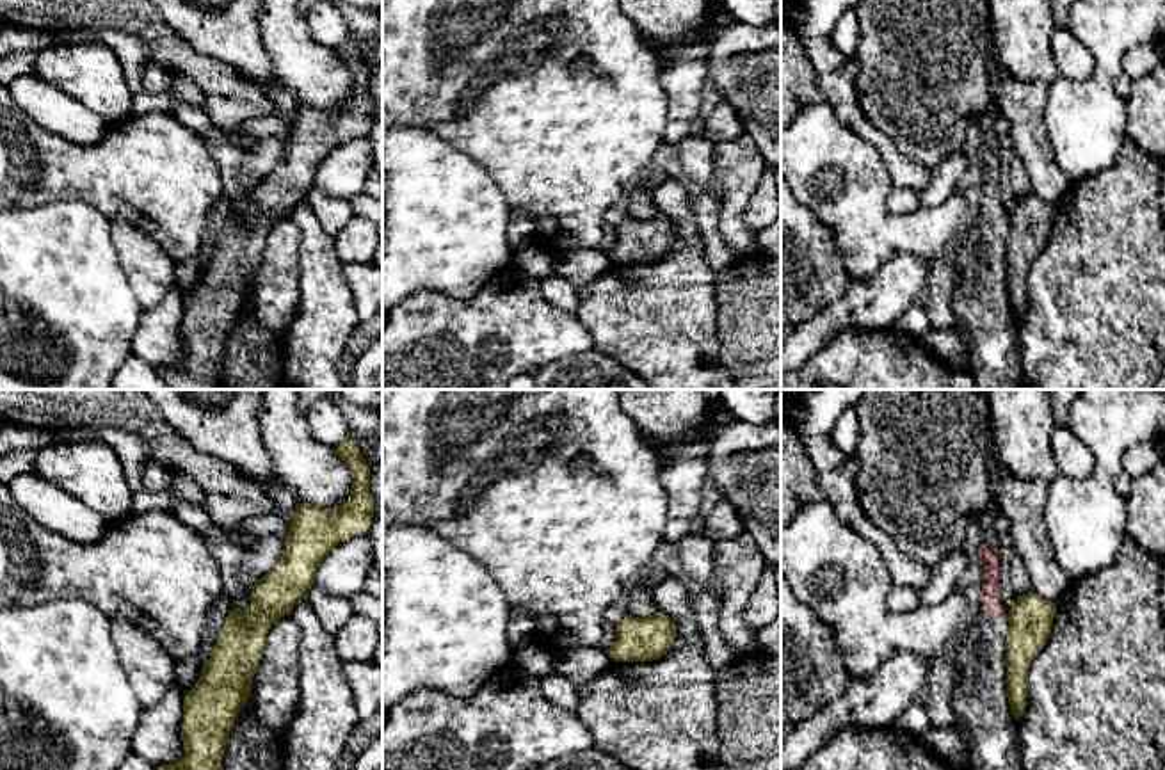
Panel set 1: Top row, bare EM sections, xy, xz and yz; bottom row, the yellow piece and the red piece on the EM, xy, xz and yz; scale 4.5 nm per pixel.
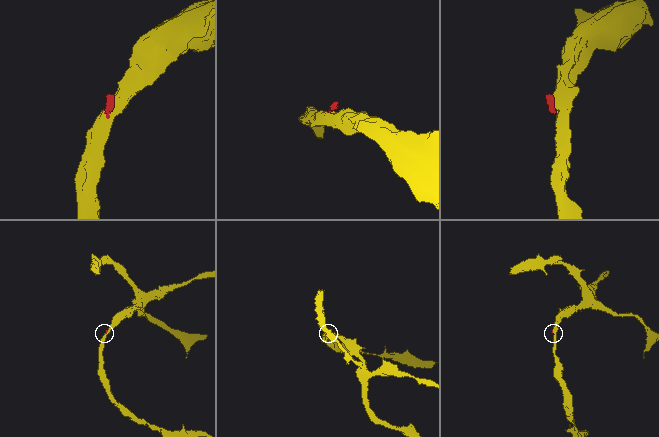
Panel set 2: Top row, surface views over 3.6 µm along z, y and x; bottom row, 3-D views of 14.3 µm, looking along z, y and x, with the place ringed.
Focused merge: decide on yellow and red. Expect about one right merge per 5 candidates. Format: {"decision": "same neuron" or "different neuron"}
{"decision": "different neuron"}

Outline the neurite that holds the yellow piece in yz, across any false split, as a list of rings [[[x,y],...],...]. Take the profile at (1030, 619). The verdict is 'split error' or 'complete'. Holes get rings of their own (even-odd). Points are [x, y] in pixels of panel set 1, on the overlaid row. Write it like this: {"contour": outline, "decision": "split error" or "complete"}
{"contour": [[[1030,590],[1017,596],[1008,610],[1007,649],[1007,697],[1016,720],[1021,718],[1028,697],[1028,669],[1042,651],[1053,628],[1057,603]]], "decision": "complete"}

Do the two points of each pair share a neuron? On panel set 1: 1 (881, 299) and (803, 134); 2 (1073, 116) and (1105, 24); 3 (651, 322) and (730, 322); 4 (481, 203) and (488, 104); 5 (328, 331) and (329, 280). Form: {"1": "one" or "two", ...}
{"1": "two", "2": "one", "3": "two", "4": "two", "5": "one"}

